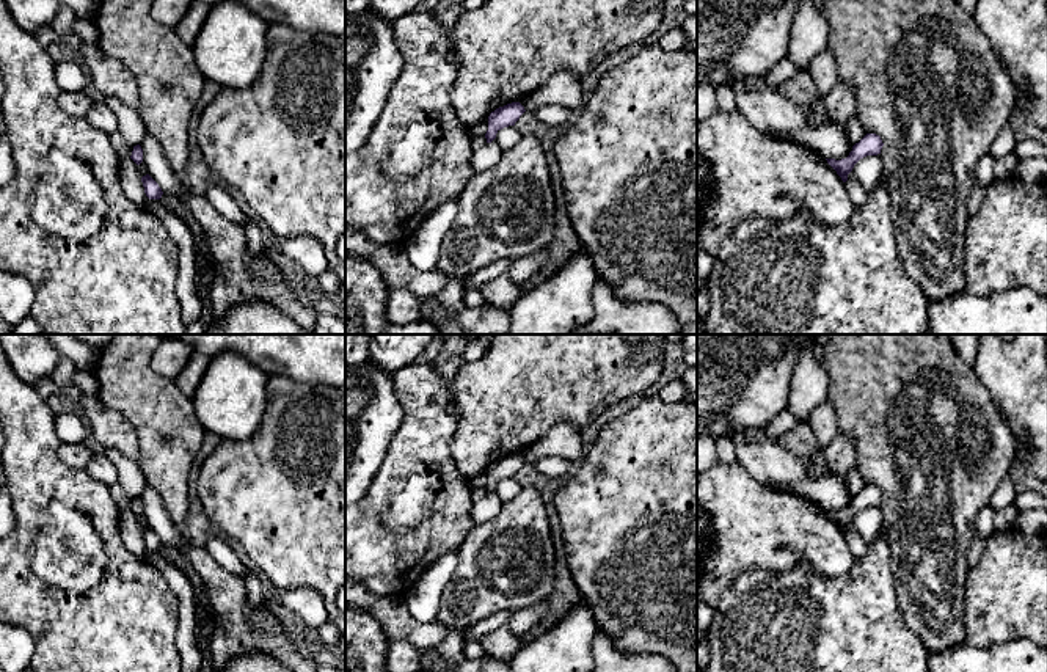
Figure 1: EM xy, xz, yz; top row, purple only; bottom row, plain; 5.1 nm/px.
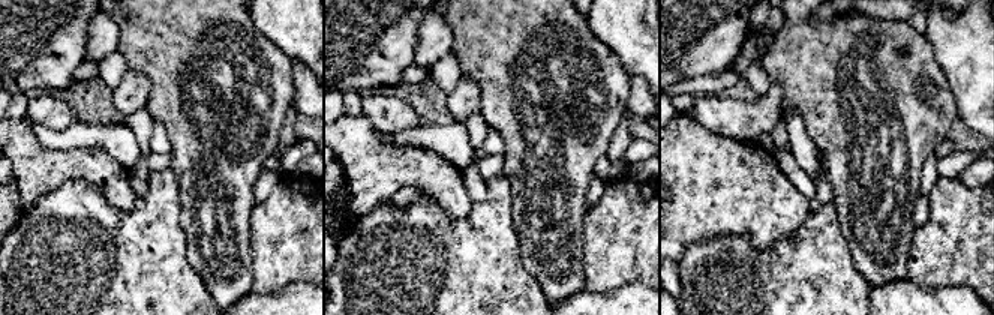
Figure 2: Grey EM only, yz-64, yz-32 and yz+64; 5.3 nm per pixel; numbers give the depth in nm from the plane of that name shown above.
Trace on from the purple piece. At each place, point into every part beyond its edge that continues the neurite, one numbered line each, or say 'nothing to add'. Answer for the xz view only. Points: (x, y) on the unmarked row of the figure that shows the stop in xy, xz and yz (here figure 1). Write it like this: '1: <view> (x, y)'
nothing to add

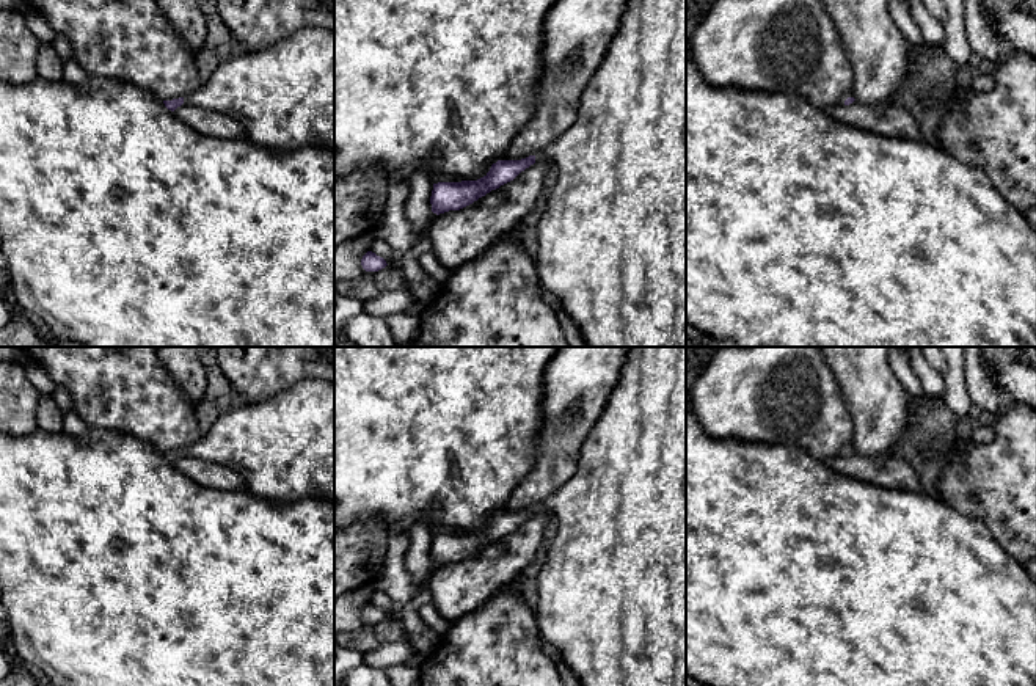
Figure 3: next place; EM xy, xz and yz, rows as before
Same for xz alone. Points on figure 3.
1: xz (611, 592)

